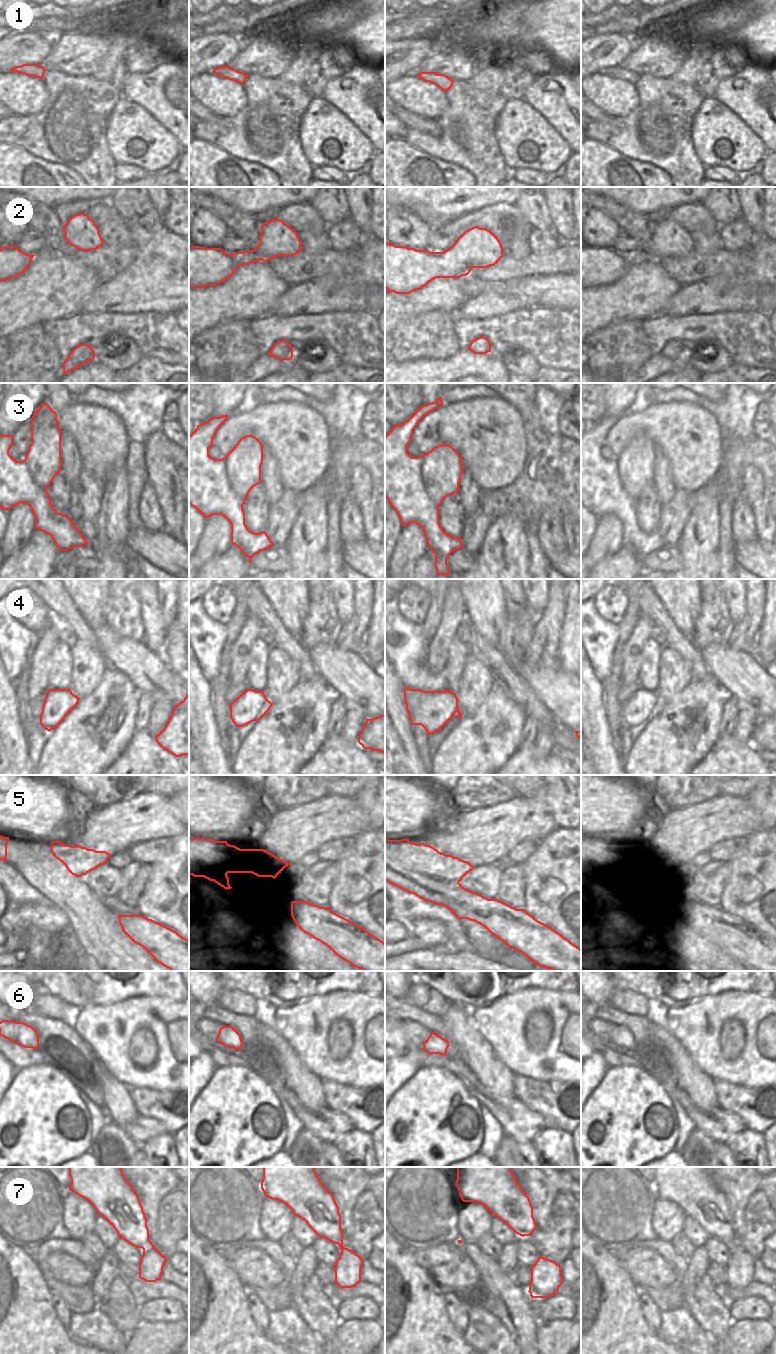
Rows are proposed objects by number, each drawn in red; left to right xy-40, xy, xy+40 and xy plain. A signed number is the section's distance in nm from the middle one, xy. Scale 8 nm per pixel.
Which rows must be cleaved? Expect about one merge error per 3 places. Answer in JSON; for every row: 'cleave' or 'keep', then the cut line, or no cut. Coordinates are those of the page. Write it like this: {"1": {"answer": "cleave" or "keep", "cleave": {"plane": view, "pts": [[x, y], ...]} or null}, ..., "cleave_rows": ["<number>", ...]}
{"1": {"answer": "keep", "cleave": null}, "2": {"answer": "keep", "cleave": null}, "3": {"answer": "cleave", "cleave": {"plane": "xy-40", "pts": [[24, 459], [37, 485], [38, 500], [49, 504]]}}, "4": {"answer": "keep", "cleave": null}, "5": {"answer": "cleave", "cleave": {"plane": "xy+40", "pts": [[425, 862], [427, 873], [430, 876], [458, 883]]}}, "6": {"answer": "keep", "cleave": null}, "7": {"answer": "keep", "cleave": null}, "cleave_rows": ["3", "5"]}

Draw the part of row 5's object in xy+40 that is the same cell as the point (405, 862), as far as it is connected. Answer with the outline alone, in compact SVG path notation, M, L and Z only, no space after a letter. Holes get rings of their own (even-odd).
M385 839L385 881L424 901L446 907L459 920L468 919L482 925L505 945L540 967L553 971L581 971L581 949L525 909L516 909L498 899L488 899L462 887L460 883L430 877L426 862L438 853L430 845L412 843L409 839Z

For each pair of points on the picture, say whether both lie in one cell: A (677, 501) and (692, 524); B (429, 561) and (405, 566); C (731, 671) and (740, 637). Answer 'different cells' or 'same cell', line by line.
A: different cells
B: different cells
C: different cells

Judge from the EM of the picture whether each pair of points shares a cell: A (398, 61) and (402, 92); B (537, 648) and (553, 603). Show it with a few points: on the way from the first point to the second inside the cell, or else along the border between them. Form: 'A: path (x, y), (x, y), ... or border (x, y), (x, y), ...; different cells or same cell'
A: border (412, 72), (395, 80); different cells
B: path (544, 637), (547, 634), (553, 614); same cell

